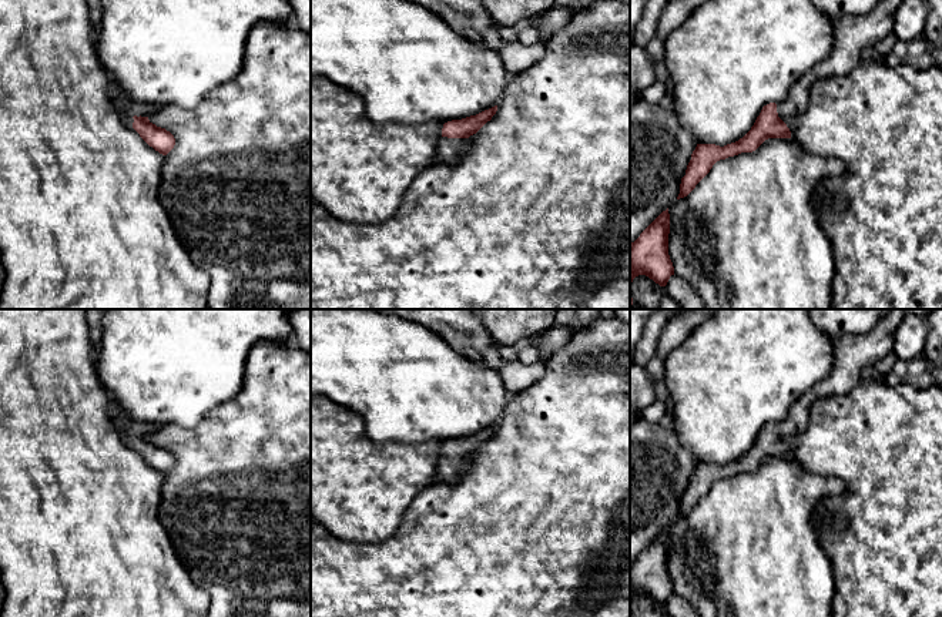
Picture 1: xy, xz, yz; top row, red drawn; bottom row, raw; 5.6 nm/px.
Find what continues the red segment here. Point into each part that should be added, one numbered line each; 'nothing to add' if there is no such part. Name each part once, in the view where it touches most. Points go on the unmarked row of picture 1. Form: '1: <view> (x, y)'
1: xz (449, 470)

